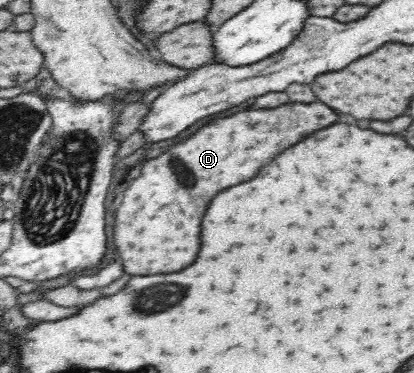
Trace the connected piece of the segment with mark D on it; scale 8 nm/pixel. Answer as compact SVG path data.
M290 103L266 111L242 111L232 117L216 119L210 125L204 125L186 141L174 145L170 151L152 161L146 161L142 167L142 175L134 179L124 191L122 205L116 213L114 245L116 253L122 259L124 271L130 275L158 275L182 271L184 267L192 265L200 251L200 223L208 209L208 203L222 189L256 177L264 165L268 165L278 153L282 153L290 145L334 123L338 123L338 115L324 103Z

